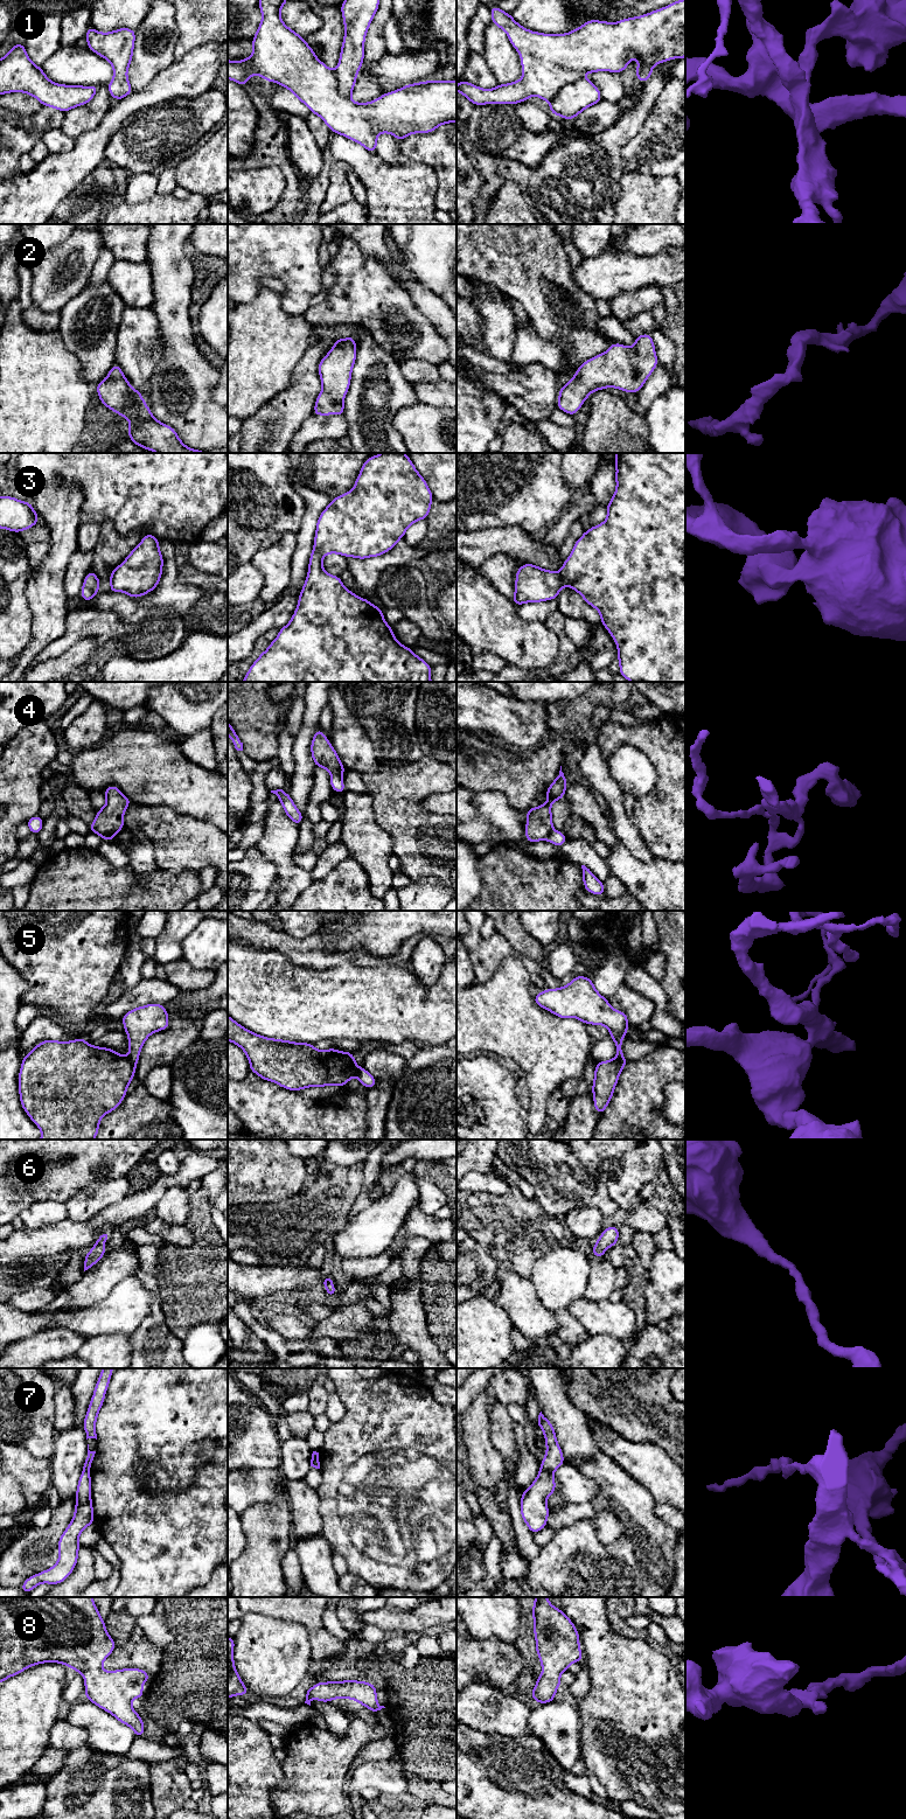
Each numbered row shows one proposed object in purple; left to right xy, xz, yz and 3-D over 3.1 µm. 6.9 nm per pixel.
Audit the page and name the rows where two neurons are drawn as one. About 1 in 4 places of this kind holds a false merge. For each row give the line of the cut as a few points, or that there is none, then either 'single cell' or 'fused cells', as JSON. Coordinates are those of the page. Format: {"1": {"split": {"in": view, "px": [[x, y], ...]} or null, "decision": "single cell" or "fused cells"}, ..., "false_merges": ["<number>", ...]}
{"1": {"split": null, "decision": "single cell"}, "2": {"split": null, "decision": "single cell"}, "3": {"split": null, "decision": "single cell"}, "4": {"split": {"in": "xz", "px": [[341, 773], [332, 774]]}, "decision": "fused cells"}, "5": {"split": {"in": "xy", "px": [[129, 1057], [134, 1068]]}, "decision": "fused cells"}, "6": {"split": null, "decision": "single cell"}, "7": {"split": {"in": "yz", "px": [[541, 1468], [551, 1473]]}, "decision": "fused cells"}, "8": {"split": null, "decision": "single cell"}, "false_merges": ["4", "5", "7"]}

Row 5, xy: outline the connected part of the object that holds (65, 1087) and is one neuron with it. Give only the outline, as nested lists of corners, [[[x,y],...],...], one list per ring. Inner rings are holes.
[[[84,1038],[42,1040],[21,1061],[21,1106],[42,1131],[40,1140],[95,1140],[102,1117],[119,1107],[134,1074],[130,1058],[90,1045]]]

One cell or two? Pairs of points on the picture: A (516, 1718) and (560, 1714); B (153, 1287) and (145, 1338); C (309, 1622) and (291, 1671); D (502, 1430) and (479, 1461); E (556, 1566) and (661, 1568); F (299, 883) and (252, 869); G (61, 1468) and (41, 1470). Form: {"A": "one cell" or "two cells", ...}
{"A": "two cells", "B": "one cell", "C": "two cells", "D": "two cells", "E": "two cells", "F": "two cells", "G": "two cells"}

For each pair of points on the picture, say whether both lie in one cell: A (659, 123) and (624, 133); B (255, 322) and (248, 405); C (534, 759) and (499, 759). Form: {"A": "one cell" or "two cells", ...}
{"A": "two cells", "B": "one cell", "C": "one cell"}

